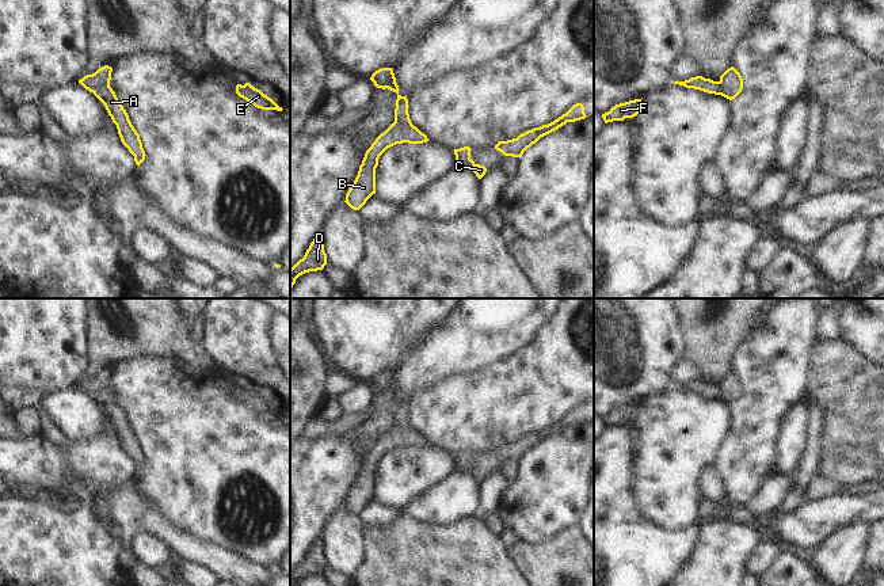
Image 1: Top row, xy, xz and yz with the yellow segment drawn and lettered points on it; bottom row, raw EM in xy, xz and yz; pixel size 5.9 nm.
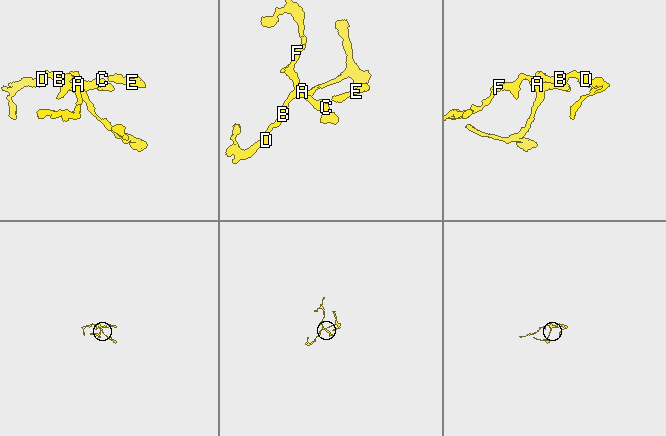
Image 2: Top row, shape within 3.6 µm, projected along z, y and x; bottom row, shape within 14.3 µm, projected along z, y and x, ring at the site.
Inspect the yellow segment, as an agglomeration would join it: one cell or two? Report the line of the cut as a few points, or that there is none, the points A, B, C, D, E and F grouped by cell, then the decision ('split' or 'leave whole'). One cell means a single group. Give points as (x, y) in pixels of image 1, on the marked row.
no cut | A B C D E F | leave whole

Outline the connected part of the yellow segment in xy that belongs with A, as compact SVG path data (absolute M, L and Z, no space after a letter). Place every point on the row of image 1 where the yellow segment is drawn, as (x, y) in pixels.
M104 65L99 68L95 73L87 75L79 80L79 83L92 92L106 107L113 122L117 125L118 134L122 144L129 149L134 156L136 164L140 164L145 160L145 151L140 140L140 134L132 125L129 115L121 102L118 100L115 92L110 87L113 68Z

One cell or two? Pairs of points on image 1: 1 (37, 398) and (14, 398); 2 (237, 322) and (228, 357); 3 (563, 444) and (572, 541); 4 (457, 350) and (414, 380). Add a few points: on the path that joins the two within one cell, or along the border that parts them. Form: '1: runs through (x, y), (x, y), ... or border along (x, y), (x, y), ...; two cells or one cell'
1: runs through (31, 398), (19, 398); one cell
2: runs through (237, 330), (236, 349); one cell
3: border along (579, 525), (561, 532), (548, 541), (541, 541); two cells
4: runs through (446, 352), (425, 369); one cell

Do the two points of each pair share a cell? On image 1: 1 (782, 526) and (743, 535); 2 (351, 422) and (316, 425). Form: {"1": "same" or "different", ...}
{"1": "different", "2": "same"}

